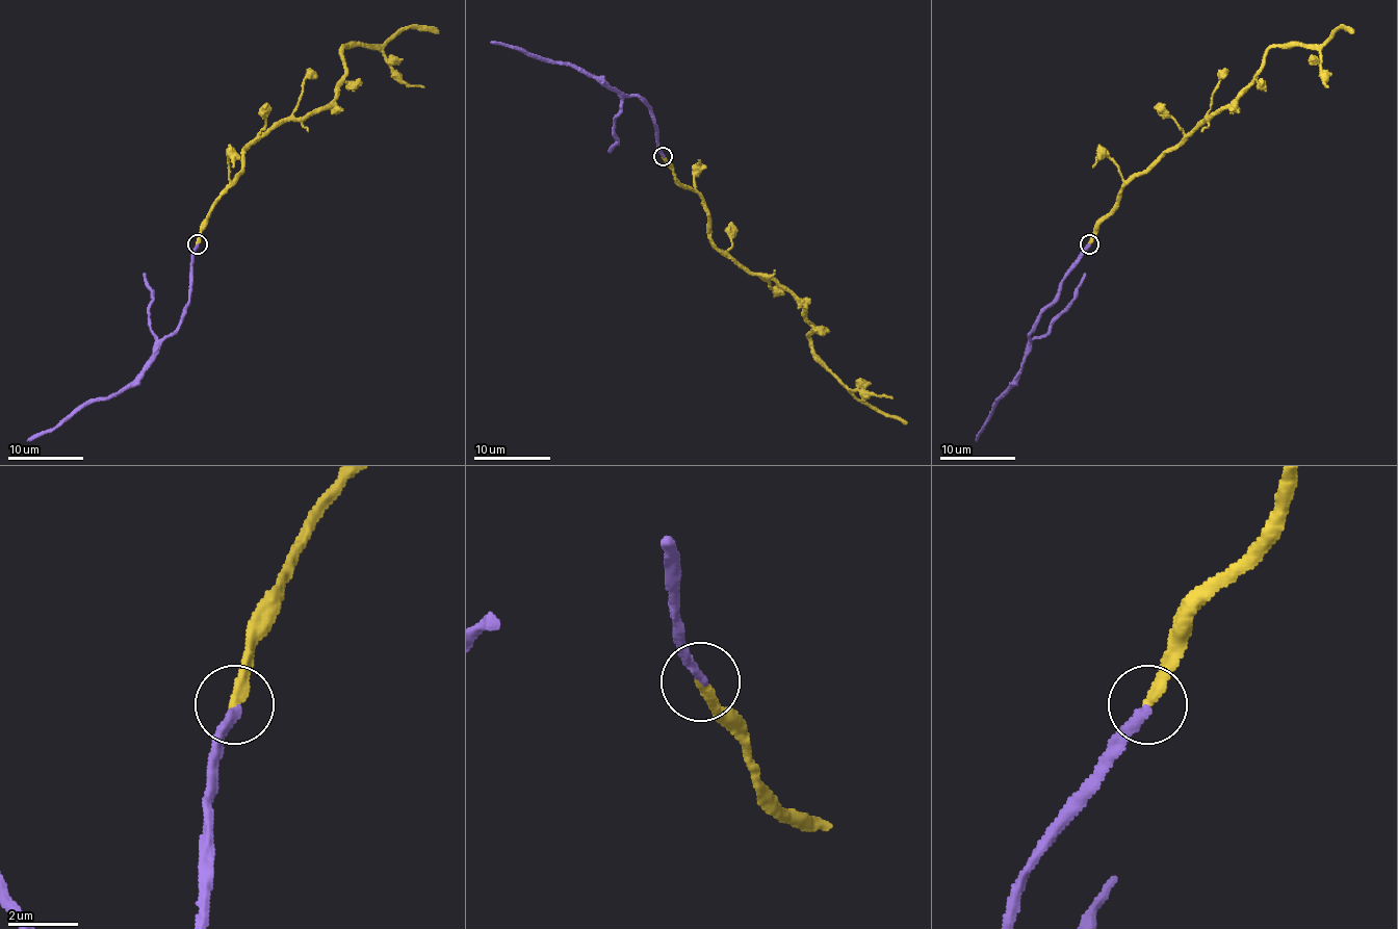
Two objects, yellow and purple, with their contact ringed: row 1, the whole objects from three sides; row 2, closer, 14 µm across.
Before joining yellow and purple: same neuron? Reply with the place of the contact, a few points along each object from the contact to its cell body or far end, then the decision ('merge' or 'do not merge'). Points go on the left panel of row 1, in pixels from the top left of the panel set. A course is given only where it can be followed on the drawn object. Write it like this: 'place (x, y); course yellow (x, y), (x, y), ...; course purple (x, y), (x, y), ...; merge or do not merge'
place (197, 243); course yellow (198, 243), (239, 176), (241, 155), (334, 98), (345, 47), (383, 45), (408, 28), (438, 33); course purple (198, 243), (190, 302), (181, 325), (161, 342), (156, 357), (122, 389), (86, 401), (52, 429), (27, 440); merge

